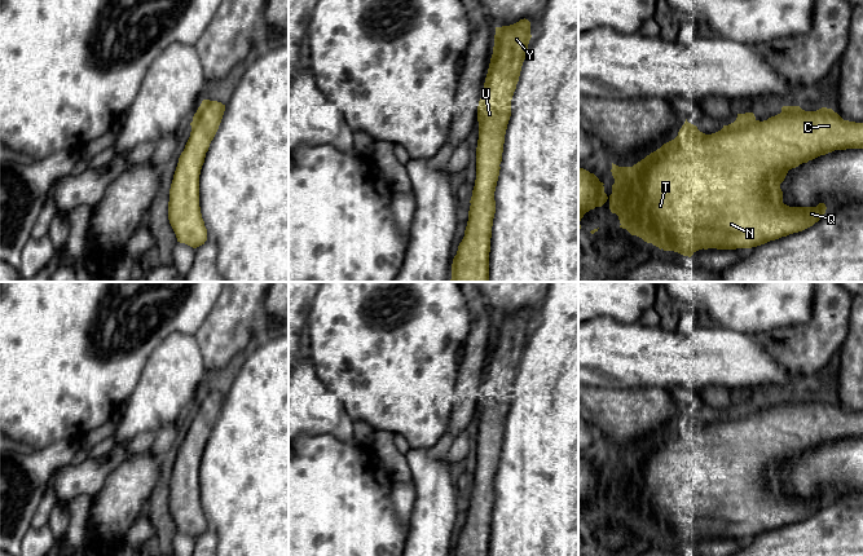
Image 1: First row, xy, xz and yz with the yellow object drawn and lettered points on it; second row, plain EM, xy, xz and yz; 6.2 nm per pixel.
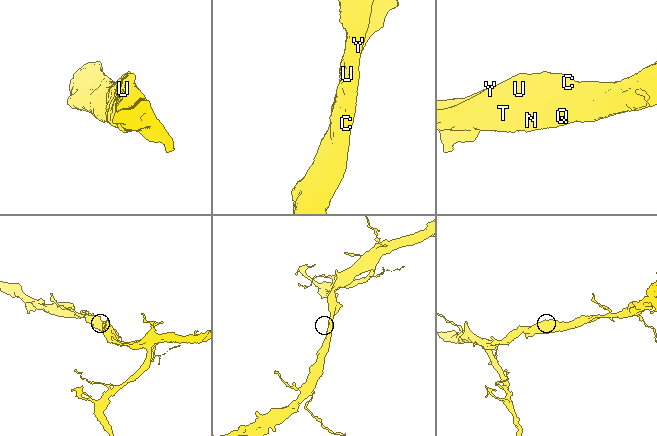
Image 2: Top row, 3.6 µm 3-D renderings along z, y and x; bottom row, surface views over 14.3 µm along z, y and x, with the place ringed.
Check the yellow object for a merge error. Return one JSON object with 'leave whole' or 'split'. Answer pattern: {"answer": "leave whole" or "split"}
{"answer": "leave whole"}

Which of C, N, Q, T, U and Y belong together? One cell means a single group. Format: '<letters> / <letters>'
C N Q T U Y

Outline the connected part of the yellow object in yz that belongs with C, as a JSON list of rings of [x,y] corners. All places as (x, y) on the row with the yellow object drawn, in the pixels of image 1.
[[[783,106],[781,112],[759,122],[753,112],[737,114],[734,123],[716,133],[705,134],[696,125],[684,122],[678,136],[664,144],[633,167],[612,163],[612,194],[604,193],[604,184],[584,168],[578,168],[578,230],[586,212],[602,207],[607,200],[609,209],[620,220],[620,228],[647,243],[691,257],[699,250],[752,248],[770,241],[802,231],[824,217],[825,204],[816,207],[789,207],[783,203],[780,184],[789,169],[835,150],[863,149],[863,123],[844,120],[832,109],[805,111],[800,106]]]

